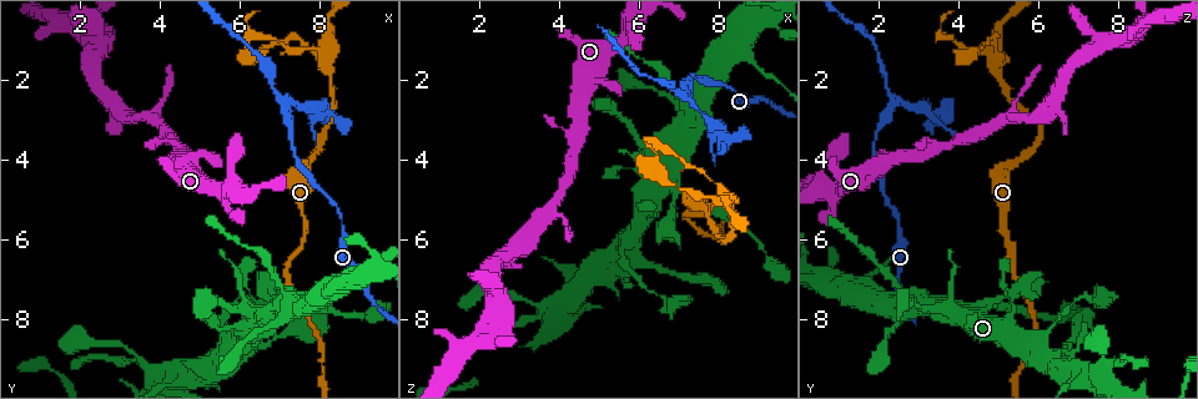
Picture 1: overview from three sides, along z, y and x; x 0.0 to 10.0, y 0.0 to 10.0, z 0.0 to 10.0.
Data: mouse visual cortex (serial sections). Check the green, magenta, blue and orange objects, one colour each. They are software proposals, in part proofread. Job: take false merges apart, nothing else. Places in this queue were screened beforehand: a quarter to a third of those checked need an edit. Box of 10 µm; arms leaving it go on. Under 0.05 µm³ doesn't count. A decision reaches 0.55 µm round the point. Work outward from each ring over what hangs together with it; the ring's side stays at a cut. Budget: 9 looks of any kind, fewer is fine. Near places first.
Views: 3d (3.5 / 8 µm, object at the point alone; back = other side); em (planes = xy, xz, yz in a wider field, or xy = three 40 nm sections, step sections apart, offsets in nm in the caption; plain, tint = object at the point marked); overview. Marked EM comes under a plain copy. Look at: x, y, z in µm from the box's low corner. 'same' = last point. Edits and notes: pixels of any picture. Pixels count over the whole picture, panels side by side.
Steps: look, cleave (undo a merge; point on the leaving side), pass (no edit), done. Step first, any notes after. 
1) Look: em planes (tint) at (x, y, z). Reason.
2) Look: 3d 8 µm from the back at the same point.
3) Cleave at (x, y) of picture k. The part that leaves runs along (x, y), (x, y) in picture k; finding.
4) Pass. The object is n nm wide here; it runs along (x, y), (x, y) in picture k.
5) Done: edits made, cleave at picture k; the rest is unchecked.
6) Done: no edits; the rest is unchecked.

Look: 3d 8 µm at (8.05, 2.80, 3.40). Abrupt turn.

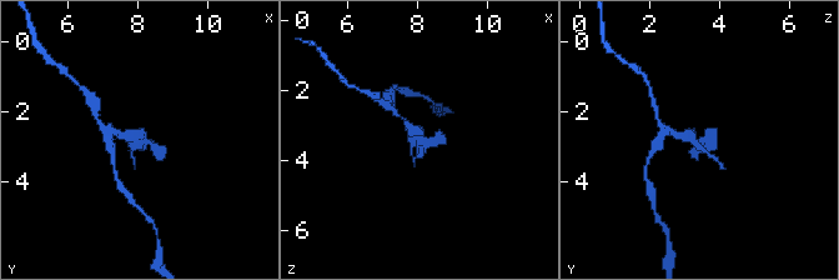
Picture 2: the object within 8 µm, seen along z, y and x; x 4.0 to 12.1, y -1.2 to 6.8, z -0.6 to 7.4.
Look: 3d 3.5 µm at the same point.

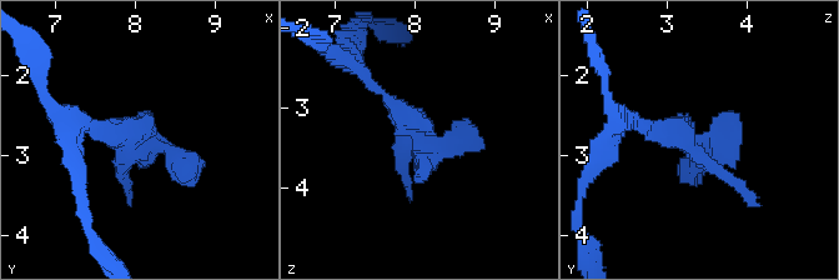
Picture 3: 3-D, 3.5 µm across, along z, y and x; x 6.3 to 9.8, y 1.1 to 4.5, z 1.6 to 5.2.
Look: em xy step 1 (tint) at (8.05, 2.85, 3.35).

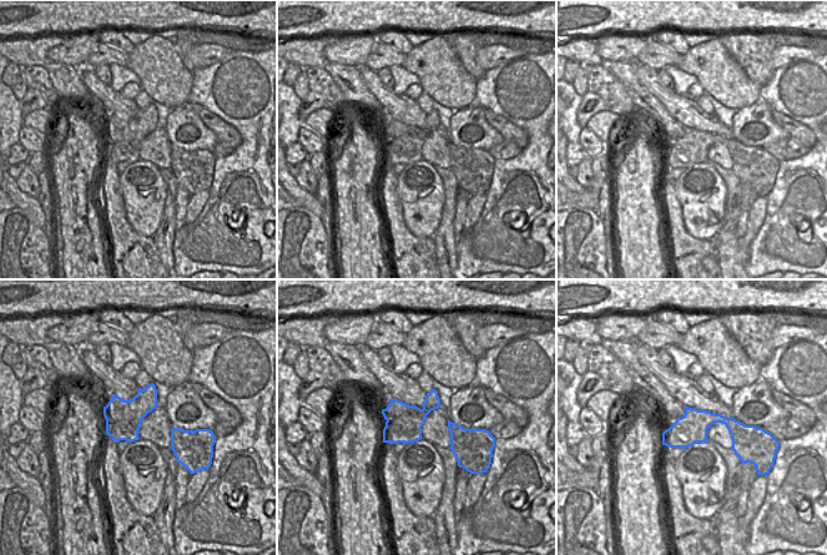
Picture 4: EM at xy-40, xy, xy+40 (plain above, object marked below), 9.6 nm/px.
Cleave at (417, 178) of picture 3. A border runs along (430, 410), (409, 409), (387, 420) in picture 4; two cells meet here.

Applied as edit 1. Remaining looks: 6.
Look: overview. See it whole again.

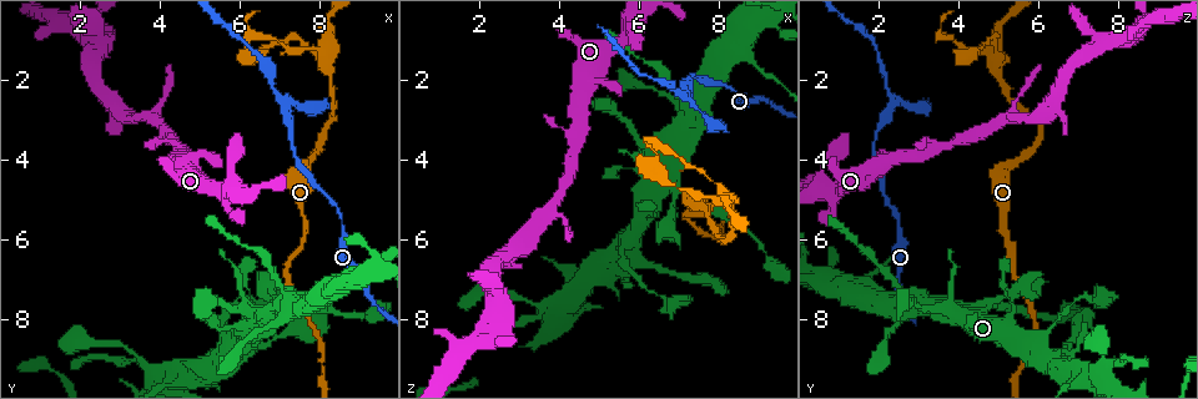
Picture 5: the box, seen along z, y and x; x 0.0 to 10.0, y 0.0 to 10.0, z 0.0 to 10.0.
Look: 3d 8 µm at (8.15, 1.40, 4.90).

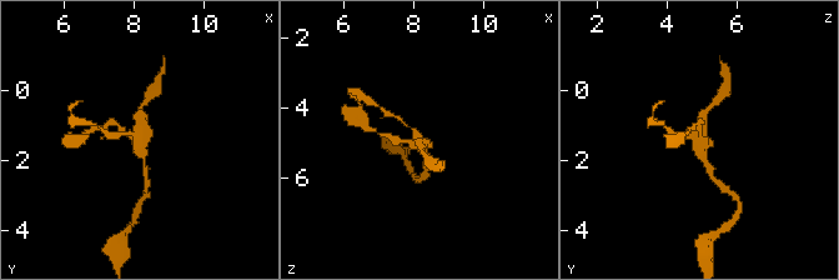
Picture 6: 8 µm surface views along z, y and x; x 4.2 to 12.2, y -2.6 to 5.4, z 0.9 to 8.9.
Look: 3d 3.5 µm at the same point.

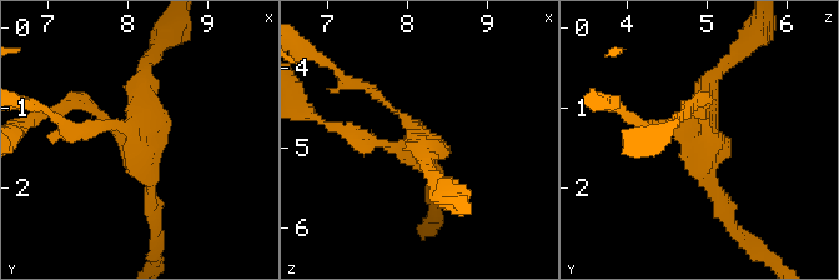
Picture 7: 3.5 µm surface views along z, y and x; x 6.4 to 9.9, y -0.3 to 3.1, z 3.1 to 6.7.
Look: em xy step 5 (tint) at (8.15, 1.40, 4.90). 4 arms meet here; the arms are 100, 150, 200, 250 nm wide; need the tissue.

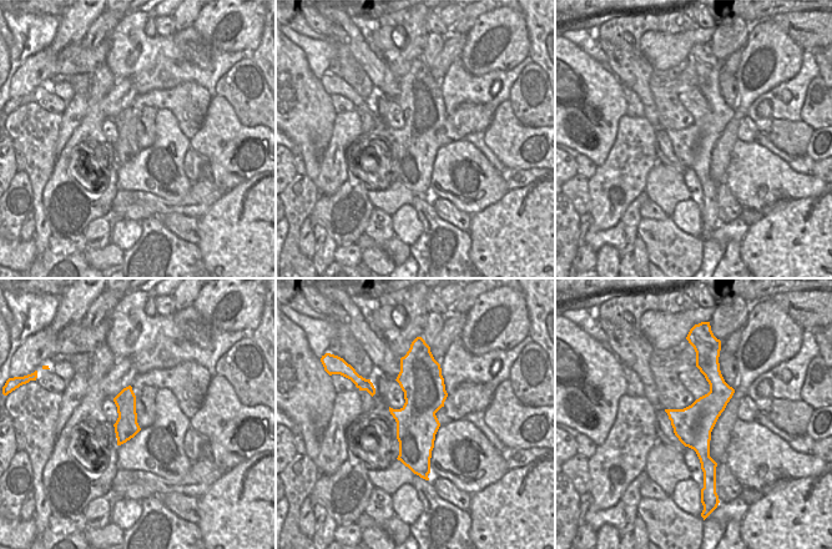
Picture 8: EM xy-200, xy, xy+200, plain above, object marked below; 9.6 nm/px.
Cleave at (86, 104) of picture 7. The part that leaves runs along (398, 146), (365, 143), (315, 118) in picture 7; two cells meet here.

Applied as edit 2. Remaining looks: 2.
Done: edits made, cleave at picture 3, cleave at picture 7; the rest is unchecked.

